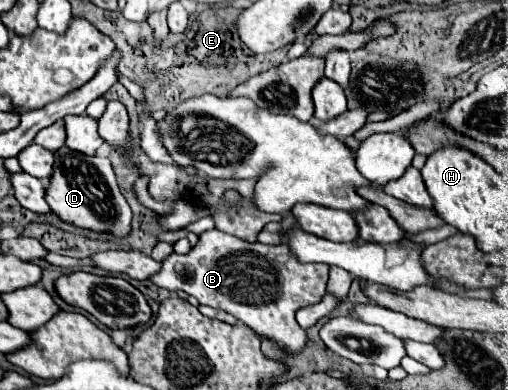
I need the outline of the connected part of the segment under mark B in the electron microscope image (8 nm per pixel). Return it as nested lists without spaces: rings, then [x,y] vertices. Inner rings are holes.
[[[206,231],[196,247],[186,255],[172,253],[162,263],[162,269],[150,281],[162,289],[186,291],[202,305],[210,305],[234,315],[256,333],[274,339],[290,353],[306,345],[306,331],[294,319],[300,307],[314,305],[322,299],[328,283],[328,265],[300,263],[286,245],[248,243],[222,231]]]

